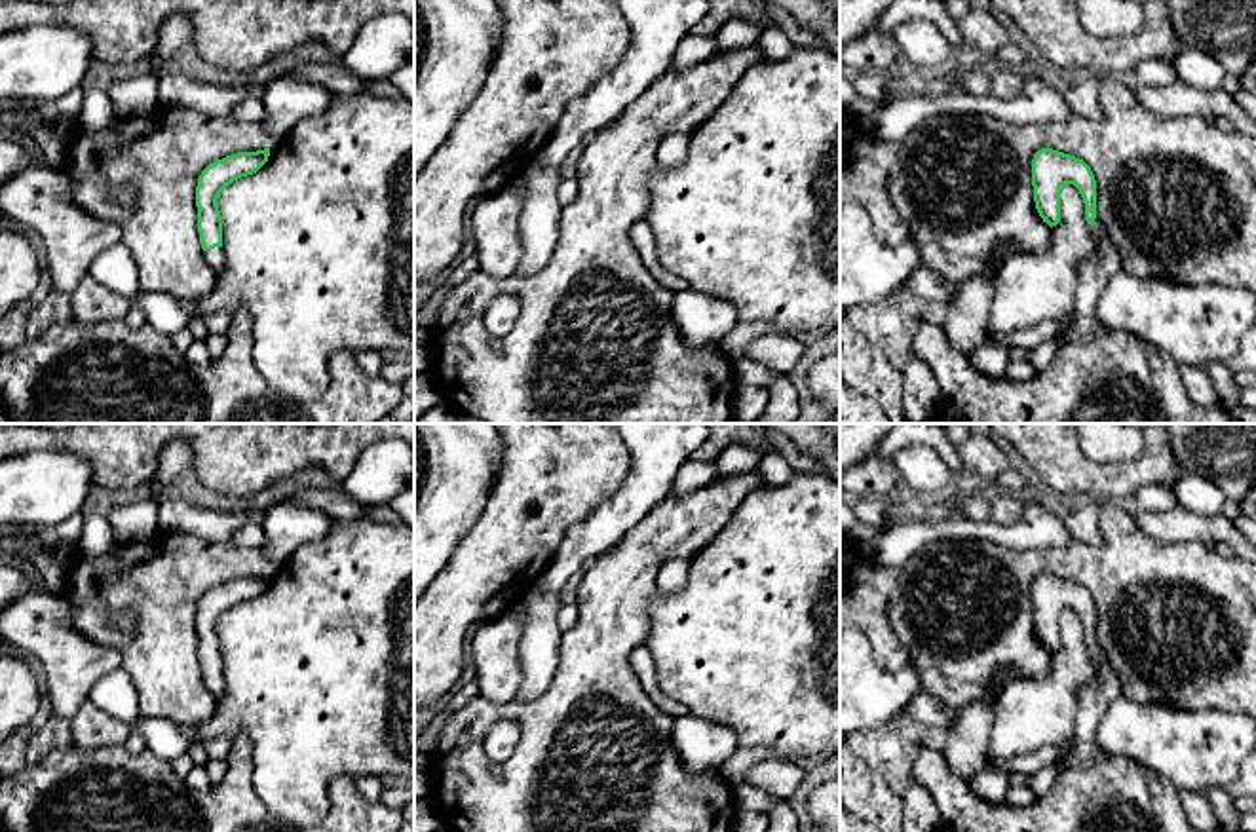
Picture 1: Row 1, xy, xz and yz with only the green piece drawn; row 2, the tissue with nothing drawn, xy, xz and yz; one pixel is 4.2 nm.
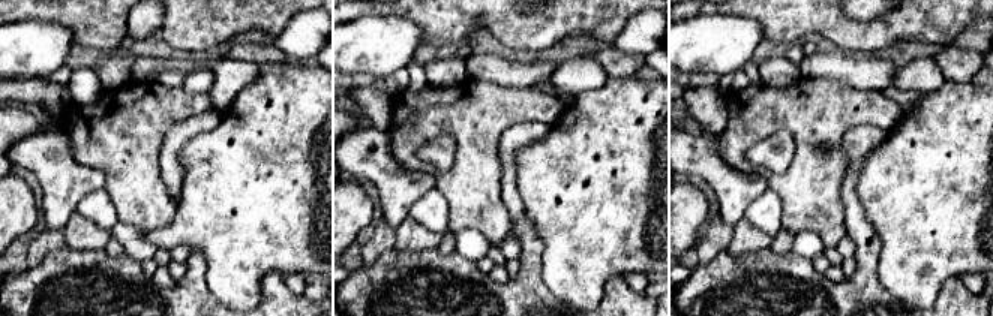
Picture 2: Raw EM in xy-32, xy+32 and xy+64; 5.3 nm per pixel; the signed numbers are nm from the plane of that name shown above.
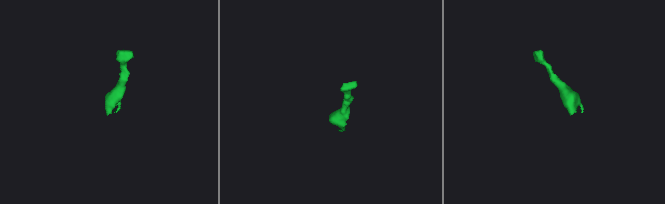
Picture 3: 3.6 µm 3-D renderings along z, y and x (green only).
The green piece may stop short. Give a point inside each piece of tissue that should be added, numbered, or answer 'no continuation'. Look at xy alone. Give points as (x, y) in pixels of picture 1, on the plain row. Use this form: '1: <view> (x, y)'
1: xy (215, 682)

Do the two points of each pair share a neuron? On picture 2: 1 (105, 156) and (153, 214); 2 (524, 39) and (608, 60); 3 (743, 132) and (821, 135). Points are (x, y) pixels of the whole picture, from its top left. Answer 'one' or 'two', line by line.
1: one
2: two
3: one

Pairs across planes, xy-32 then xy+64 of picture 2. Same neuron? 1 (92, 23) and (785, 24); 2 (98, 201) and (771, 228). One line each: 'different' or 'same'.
1: same
2: same

